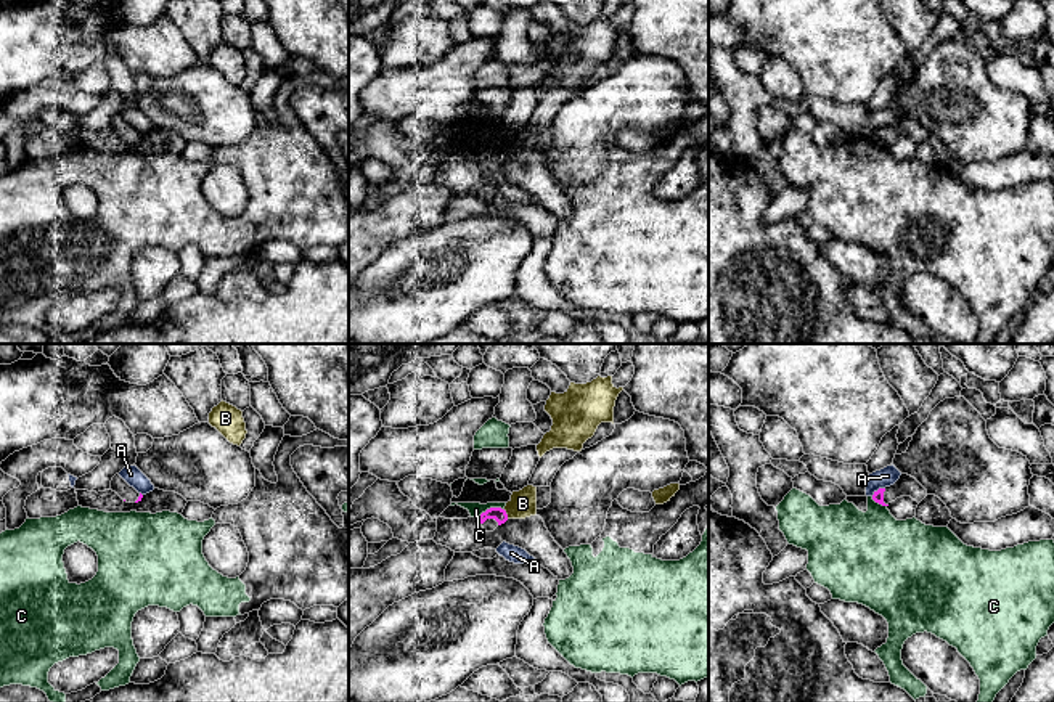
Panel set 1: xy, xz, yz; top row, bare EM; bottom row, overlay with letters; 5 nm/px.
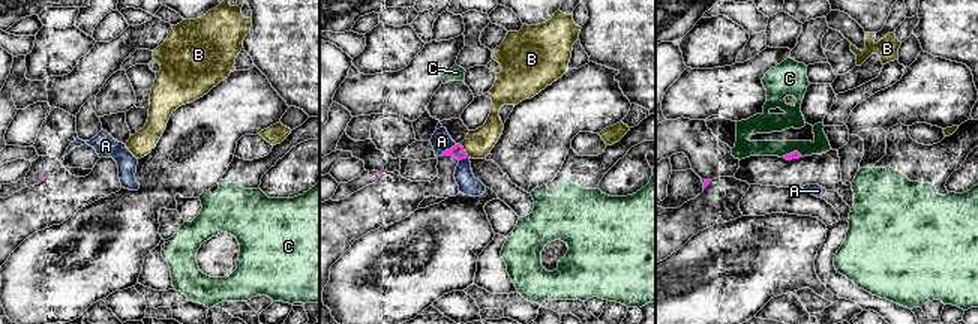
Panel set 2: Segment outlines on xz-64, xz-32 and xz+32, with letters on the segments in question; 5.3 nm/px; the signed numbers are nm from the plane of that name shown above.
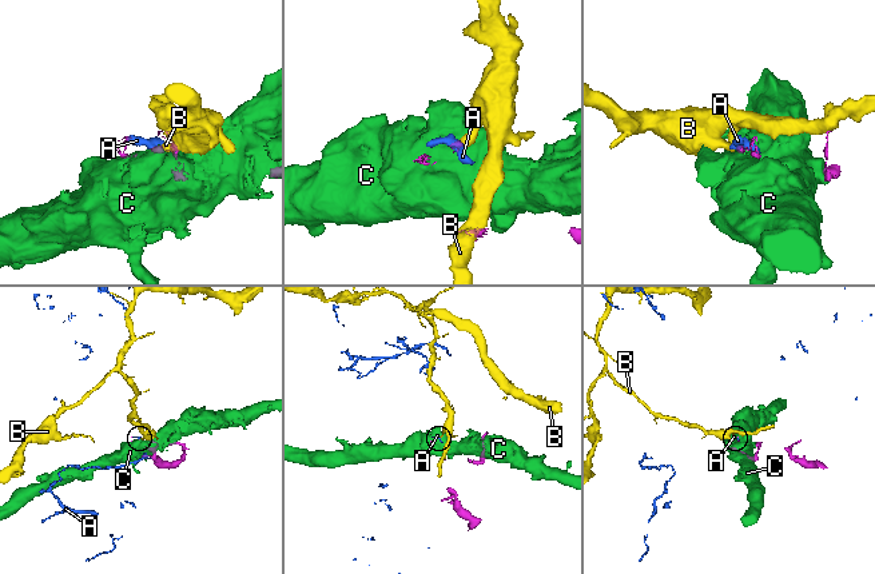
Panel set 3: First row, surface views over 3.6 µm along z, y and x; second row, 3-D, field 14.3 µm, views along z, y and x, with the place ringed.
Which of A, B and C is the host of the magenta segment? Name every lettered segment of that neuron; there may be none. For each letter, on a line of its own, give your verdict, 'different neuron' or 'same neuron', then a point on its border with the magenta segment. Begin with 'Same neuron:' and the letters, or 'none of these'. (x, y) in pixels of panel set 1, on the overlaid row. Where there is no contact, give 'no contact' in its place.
Same neuron: none of these
A: different neuron; contact yz (879, 489)
B: different neuron; contact xz (506, 514)
C: different neuron; contact xz (490, 508)

